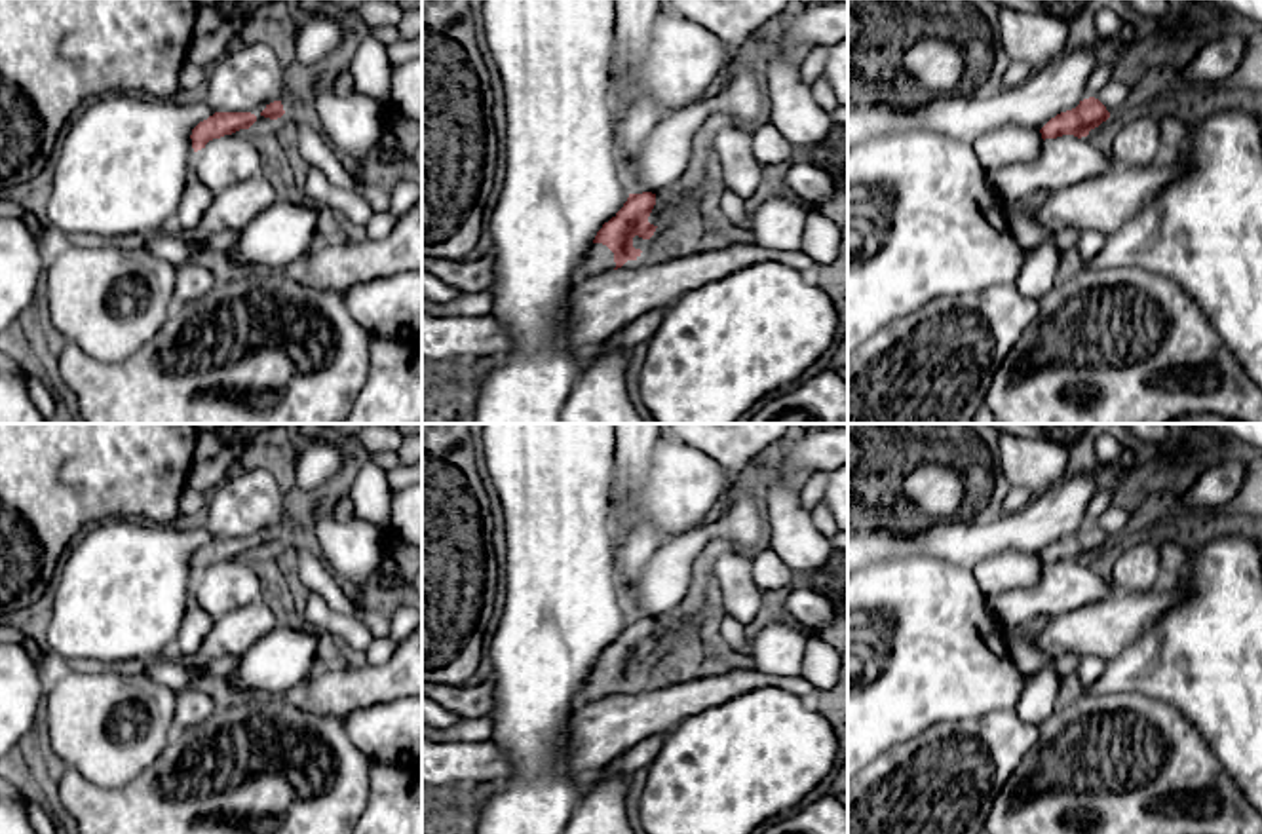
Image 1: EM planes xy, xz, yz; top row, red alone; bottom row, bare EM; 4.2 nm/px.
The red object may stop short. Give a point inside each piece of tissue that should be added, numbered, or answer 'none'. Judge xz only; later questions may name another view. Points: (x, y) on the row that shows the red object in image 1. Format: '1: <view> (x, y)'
1: xz (599, 259)

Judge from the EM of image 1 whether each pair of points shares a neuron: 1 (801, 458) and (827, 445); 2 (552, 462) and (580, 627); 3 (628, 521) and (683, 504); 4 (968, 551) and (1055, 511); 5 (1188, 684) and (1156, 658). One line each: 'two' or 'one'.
1: one
2: one
3: one
4: one
5: one

